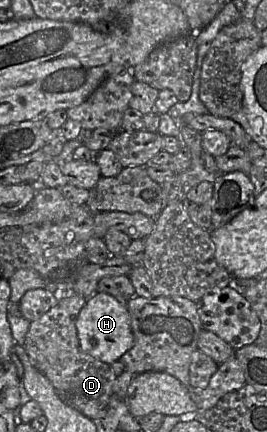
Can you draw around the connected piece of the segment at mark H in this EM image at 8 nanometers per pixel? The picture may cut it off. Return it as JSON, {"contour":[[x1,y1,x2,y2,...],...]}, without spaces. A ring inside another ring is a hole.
{"contour":[[98,292,86,300,76,320,80,350,97,360,112,364,134,345,134,334,127,303,122,303,112,295]]}

